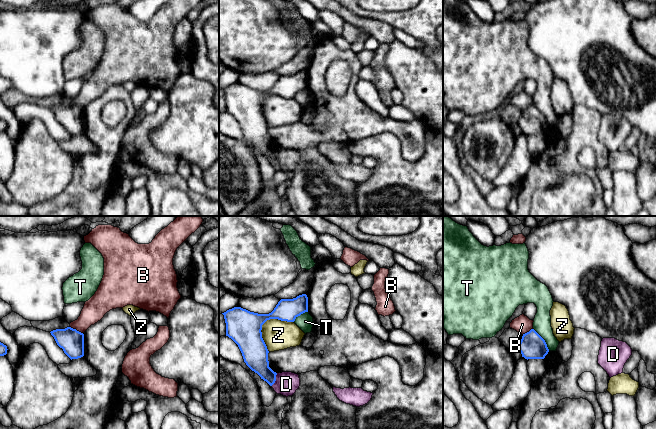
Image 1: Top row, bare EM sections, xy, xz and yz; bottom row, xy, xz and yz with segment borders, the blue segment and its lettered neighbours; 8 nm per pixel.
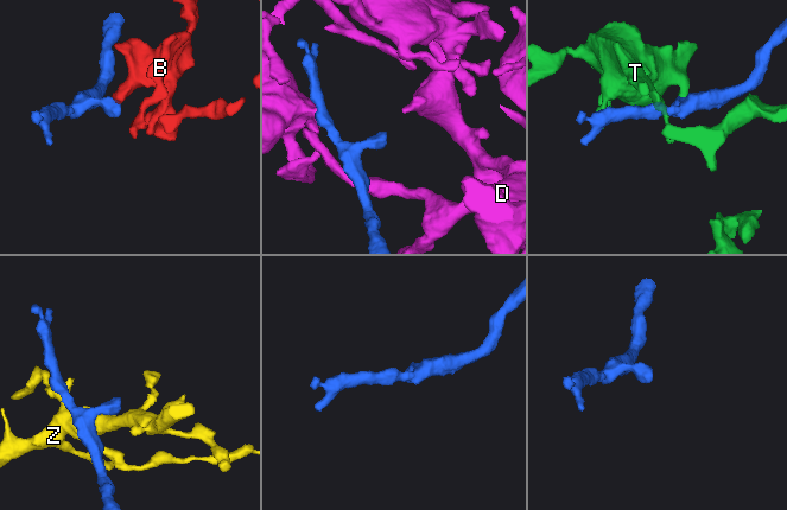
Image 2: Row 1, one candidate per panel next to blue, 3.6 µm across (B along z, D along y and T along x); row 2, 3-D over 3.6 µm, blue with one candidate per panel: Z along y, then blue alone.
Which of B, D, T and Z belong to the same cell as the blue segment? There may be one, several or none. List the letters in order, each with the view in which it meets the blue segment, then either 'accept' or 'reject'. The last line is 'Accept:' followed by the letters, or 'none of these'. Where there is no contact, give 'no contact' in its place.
B: contact in xy; reject
D: contact in xz; reject
T: contact in yz; reject
Z: contact in xz; reject
Accept: none of these

